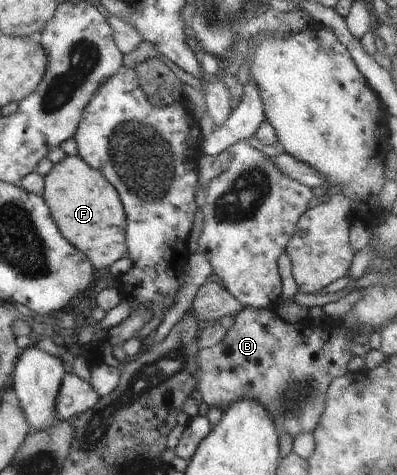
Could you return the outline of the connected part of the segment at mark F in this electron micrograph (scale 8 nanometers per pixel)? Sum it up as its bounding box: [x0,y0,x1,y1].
[42,155,127,273]

